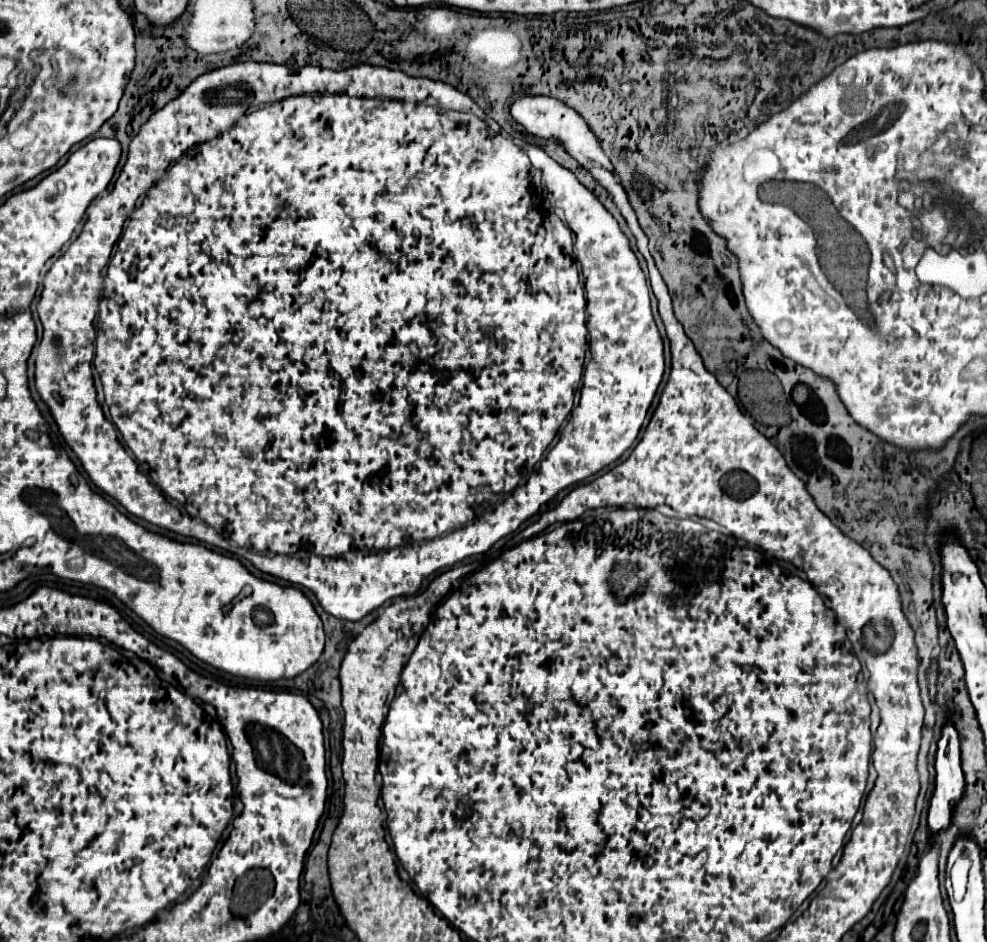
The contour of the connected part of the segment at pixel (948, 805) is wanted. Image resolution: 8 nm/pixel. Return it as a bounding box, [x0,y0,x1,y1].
[928,722,966,840]

